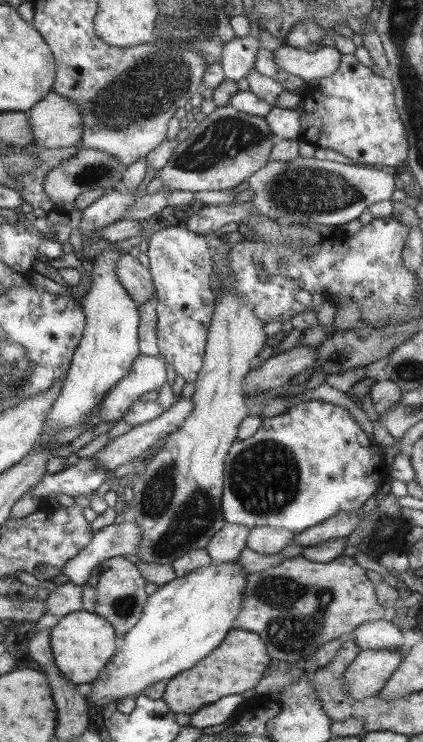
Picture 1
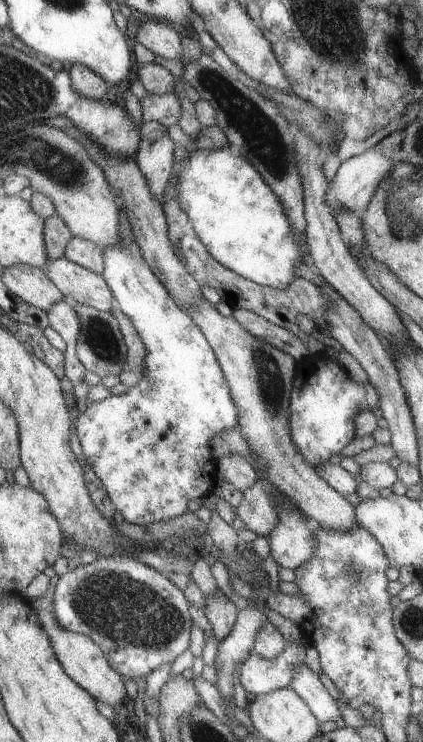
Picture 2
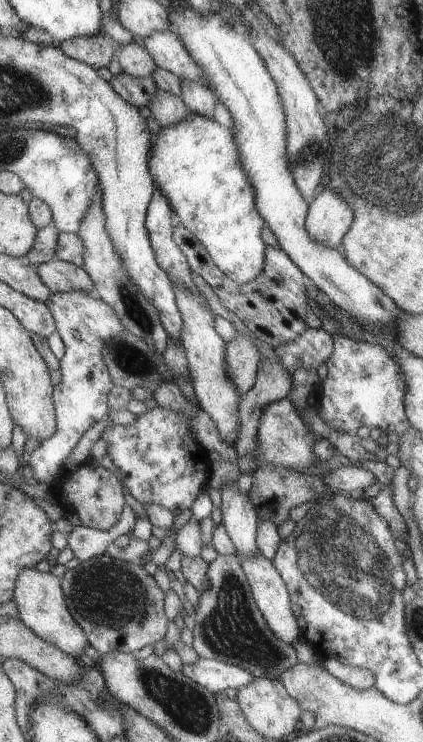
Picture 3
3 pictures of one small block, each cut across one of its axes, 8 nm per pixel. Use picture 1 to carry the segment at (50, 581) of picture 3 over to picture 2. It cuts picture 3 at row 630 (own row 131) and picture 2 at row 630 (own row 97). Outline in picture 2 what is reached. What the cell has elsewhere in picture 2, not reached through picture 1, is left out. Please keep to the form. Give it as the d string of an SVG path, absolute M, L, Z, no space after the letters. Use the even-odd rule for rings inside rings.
M49 586L49 590L35 600L27 601L27 604L35 610L35 616L43 628L43 632L49 638L49 644L55 652L55 658L61 664L61 668L65 674L79 685L87 694L90 694L95 700L114 706L115 704L127 703L125 694L125 686L123 686L123 677L117 674L110 663L110 658L107 658L101 649L89 636L79 633L69 632L59 628L59 624L55 622L53 614L51 614L51 606L53 606L53 586Z

